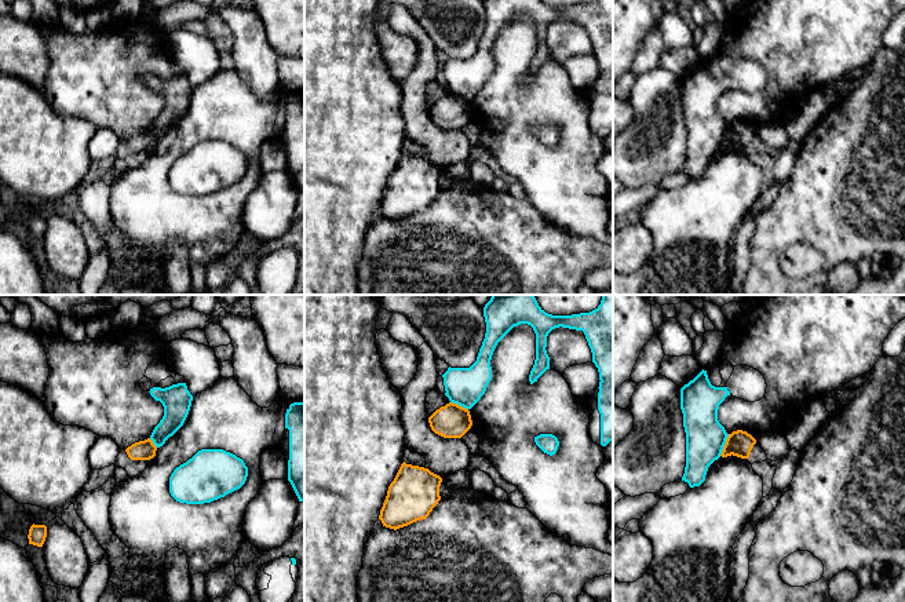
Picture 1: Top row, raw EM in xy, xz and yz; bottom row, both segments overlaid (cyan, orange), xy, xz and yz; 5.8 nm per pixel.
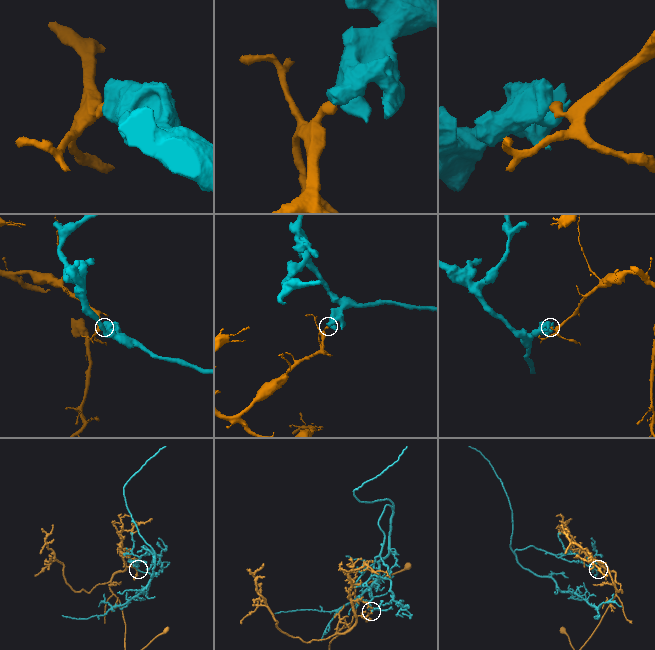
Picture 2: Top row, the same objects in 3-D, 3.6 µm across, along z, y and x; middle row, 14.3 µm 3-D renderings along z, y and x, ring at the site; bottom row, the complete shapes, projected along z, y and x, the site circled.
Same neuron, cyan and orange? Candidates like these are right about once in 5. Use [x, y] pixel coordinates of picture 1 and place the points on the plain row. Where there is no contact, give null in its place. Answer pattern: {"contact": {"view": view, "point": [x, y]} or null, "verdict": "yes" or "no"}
{"contact": {"view": "yz", "point": [723, 137]}, "verdict": "no"}

